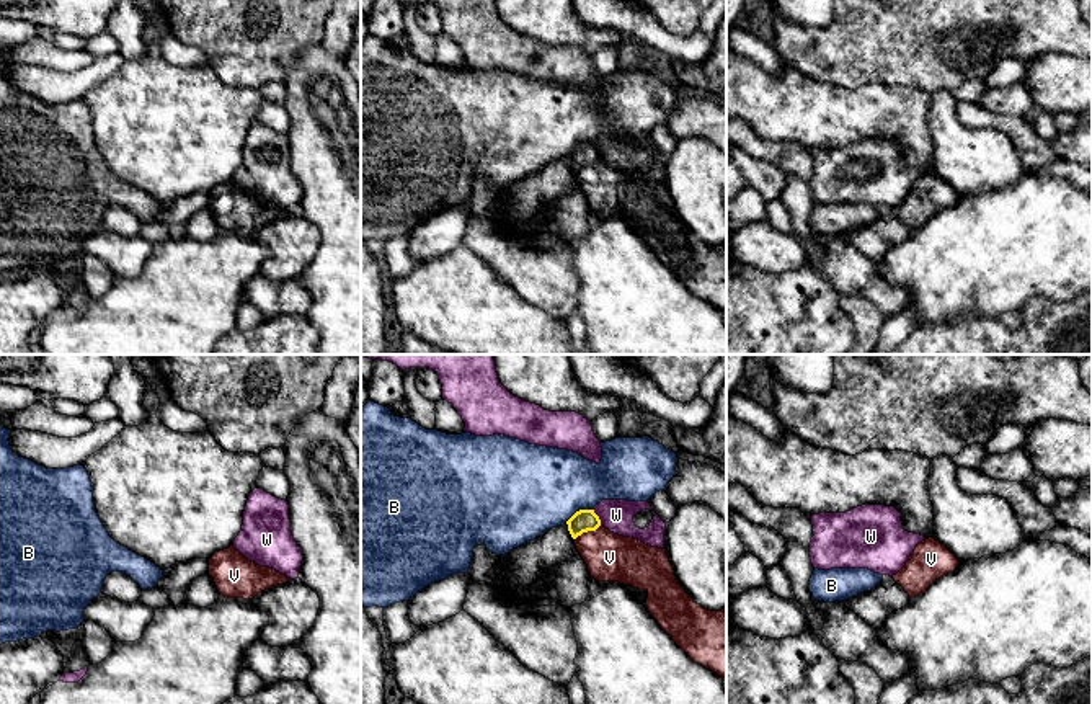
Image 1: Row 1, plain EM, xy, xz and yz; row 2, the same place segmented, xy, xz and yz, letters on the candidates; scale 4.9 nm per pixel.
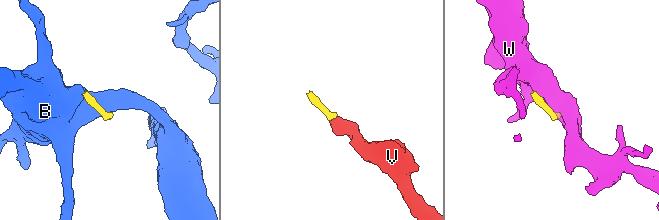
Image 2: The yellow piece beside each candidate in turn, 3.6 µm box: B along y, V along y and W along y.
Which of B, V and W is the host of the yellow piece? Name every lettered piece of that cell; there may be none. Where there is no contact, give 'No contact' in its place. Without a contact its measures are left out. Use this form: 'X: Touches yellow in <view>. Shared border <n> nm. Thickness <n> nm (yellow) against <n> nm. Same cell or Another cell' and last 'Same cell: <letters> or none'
B: Touches yellow in xz. Shared border 150 nm. Thickness 110 nm (yellow) against 420 nm. Another cell
V: Touches yellow in xz. Shared border 150 nm. Thickness 110 nm (yellow) against 240 nm. Same cell
W: Touches yellow in xz. Shared border 100 nm. Thickness 110 nm (yellow) against 160 nm. Another cell
Same cell: V

